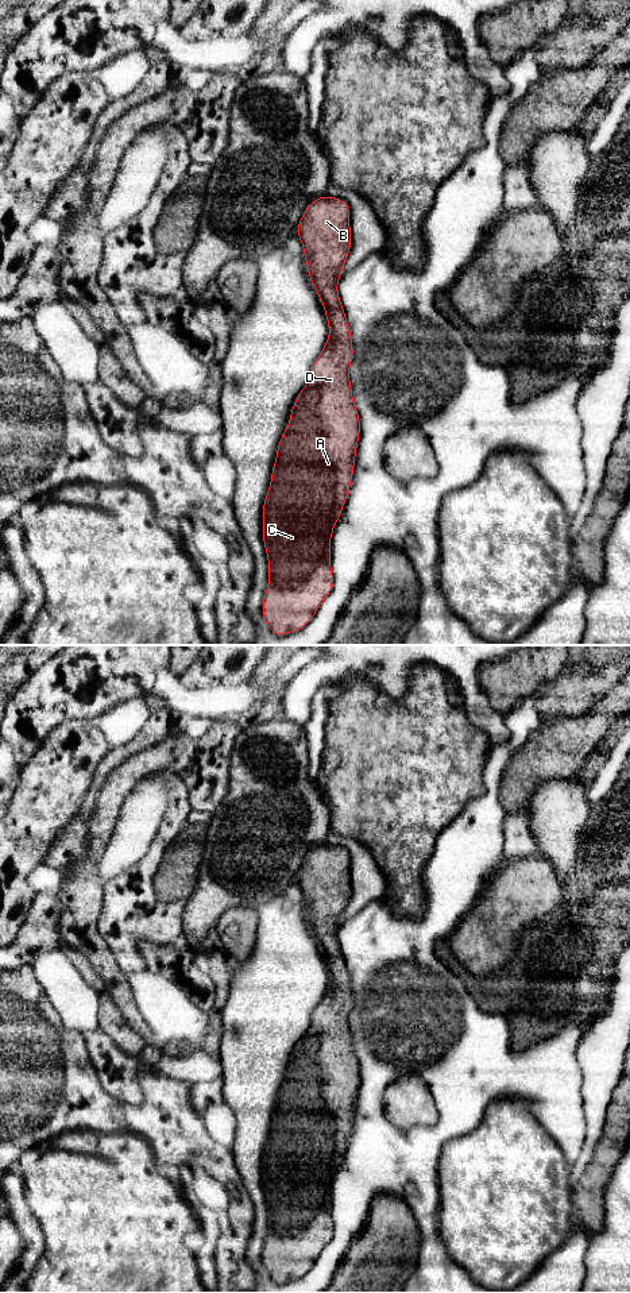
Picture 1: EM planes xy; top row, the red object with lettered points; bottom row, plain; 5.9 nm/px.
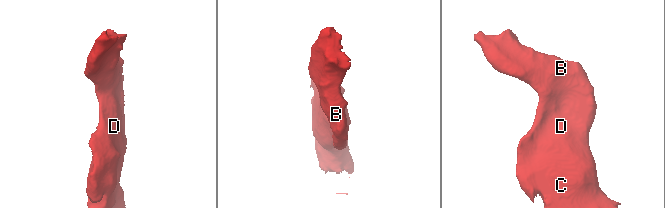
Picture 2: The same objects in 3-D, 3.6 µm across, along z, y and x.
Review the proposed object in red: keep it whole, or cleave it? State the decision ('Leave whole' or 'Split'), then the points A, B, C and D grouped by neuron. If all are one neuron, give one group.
Leave whole. Groups: A B C D

